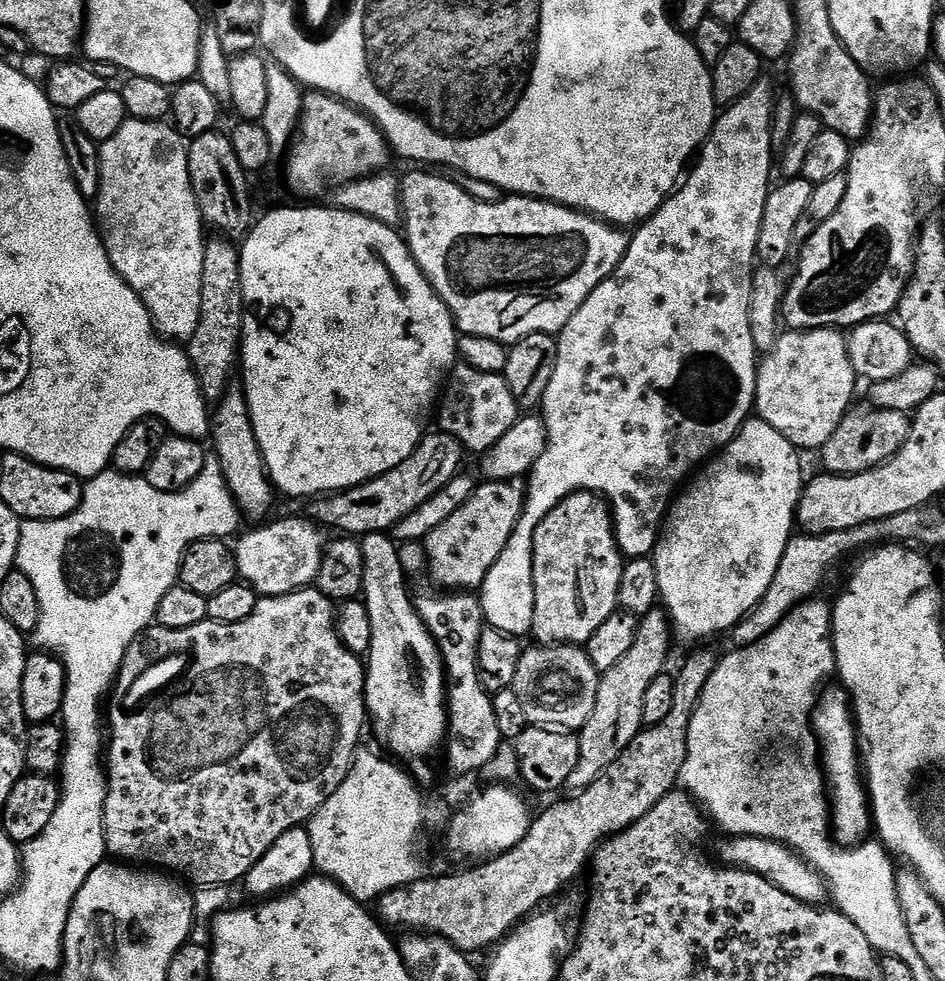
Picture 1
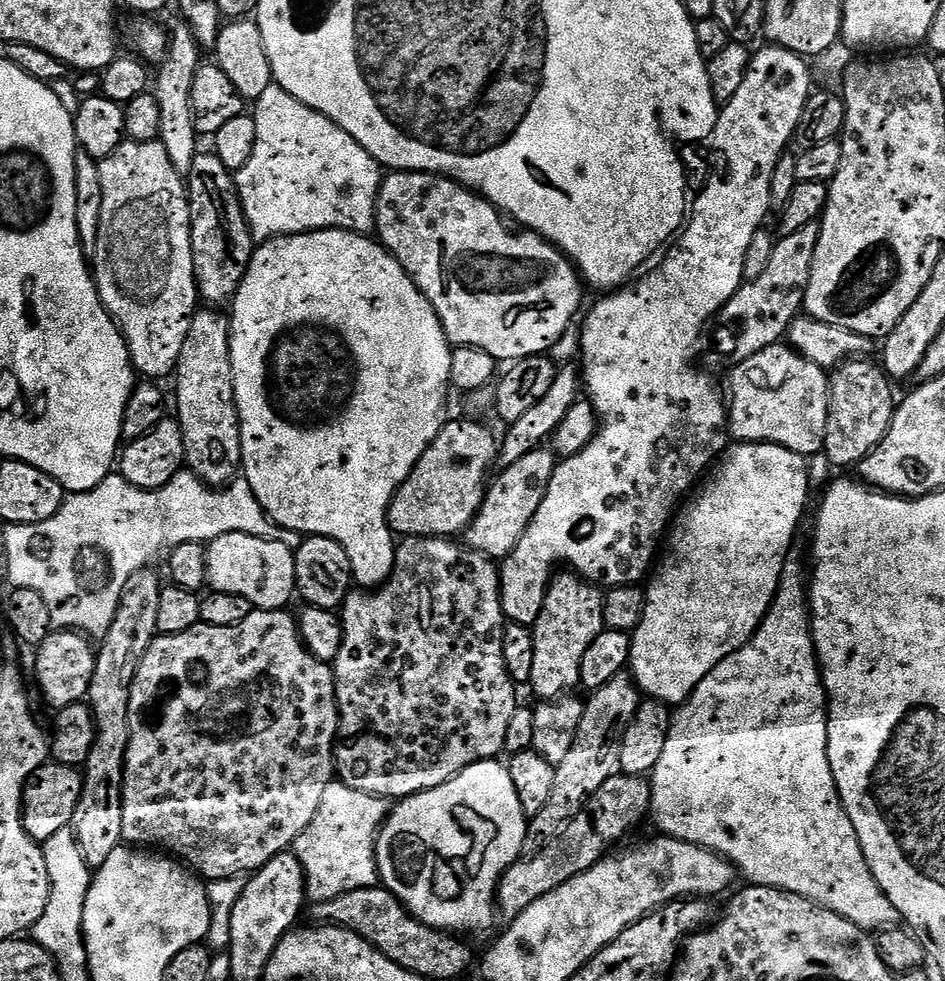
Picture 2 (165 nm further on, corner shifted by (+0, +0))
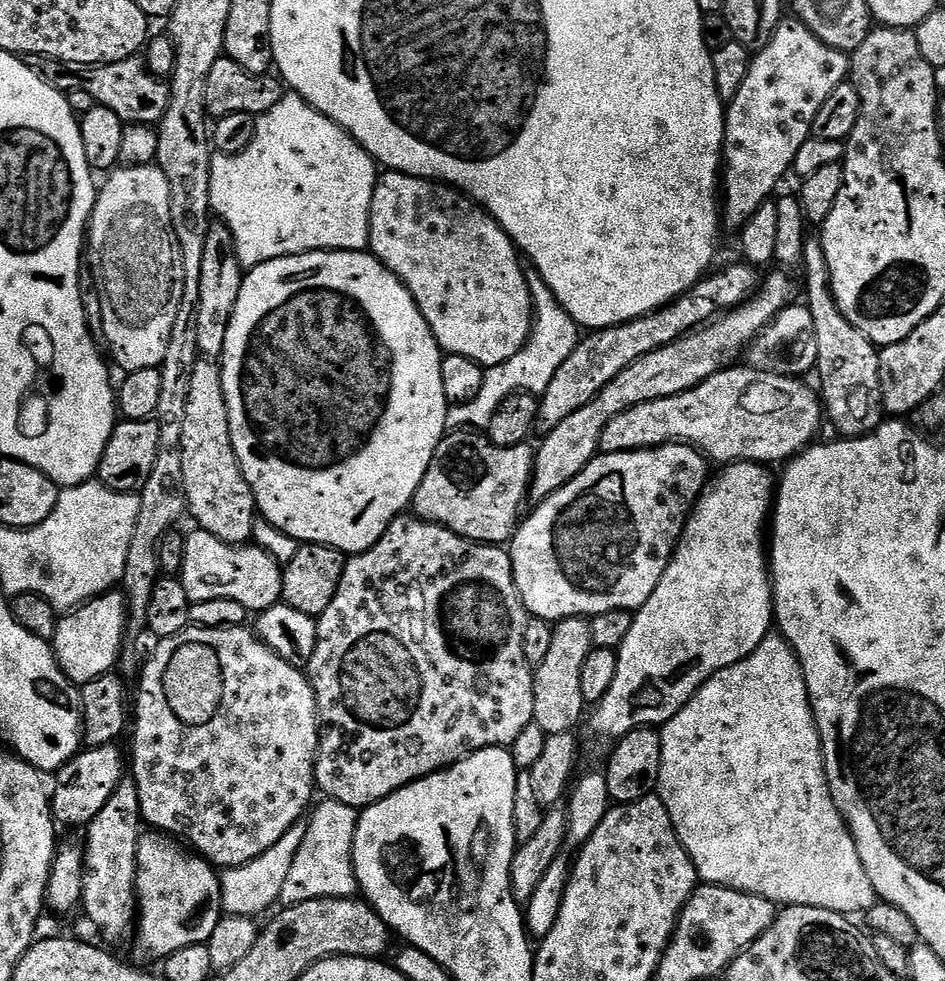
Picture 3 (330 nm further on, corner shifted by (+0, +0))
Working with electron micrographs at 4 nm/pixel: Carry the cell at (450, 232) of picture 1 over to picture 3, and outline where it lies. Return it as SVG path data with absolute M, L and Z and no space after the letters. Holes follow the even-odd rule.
M385 171L376 181L374 198L370 206L368 248L372 255L380 259L410 290L418 310L426 318L426 322L438 342L441 353L470 358L474 362L483 364L485 369L490 369L502 362L506 362L506 358L514 358L514 354L518 354L518 350L522 350L522 346L527 342L528 336L532 332L533 311L530 290L527 289L526 279L520 269L521 257L518 255L518 249L513 244L512 238L500 229L500 223L493 216L488 215L475 200L465 196L459 188L454 188L435 180L424 180L420 176L411 176L405 172Z

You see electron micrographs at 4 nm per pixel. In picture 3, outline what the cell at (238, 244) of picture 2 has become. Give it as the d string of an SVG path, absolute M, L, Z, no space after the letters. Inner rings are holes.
M213 222L206 234L206 254L202 254L202 278L198 282L198 350L201 357L223 357L226 330L230 330L230 318L234 314L245 275L227 224Z

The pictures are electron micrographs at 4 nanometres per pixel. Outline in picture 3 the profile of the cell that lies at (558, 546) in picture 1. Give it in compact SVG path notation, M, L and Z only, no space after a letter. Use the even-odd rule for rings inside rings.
M579 616L559 621L553 627L554 643L542 666L534 669L534 714L532 719L548 735L566 734L584 716L586 705L582 698L582 665L586 654L592 652L591 623Z

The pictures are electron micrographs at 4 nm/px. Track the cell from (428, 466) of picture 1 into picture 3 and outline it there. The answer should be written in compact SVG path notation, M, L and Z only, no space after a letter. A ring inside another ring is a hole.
M452 430L441 440L436 457L430 462L418 490L414 494L410 508L419 519L429 524L441 524L454 534L478 544L504 546L511 541L522 520L520 507L524 496L529 495L532 467L536 465L536 453L533 445L525 442L518 446L503 448L494 446L487 435L476 430Z

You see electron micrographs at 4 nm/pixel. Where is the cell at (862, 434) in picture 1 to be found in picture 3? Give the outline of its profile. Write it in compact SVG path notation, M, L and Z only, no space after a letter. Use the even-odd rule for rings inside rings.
M808 238L804 241L804 263L802 265L802 273L804 272L804 284L802 280L802 288L808 291L808 300L806 299L806 307L814 314L814 326L816 337L818 338L818 358L816 359L815 371L820 372L820 388L819 395L822 397L823 407L826 409L826 416L832 419L832 424L837 428L839 435L844 438L855 438L858 436L868 436L872 431L881 424L885 423L886 413L884 411L884 399L882 398L882 390L880 389L880 354L877 345L873 344L870 338L866 338L866 334L862 334L862 330L858 330L848 319L842 314L842 310L838 306L838 302L832 293L832 283L830 282L830 270L826 266L826 254L822 250L819 239Z

